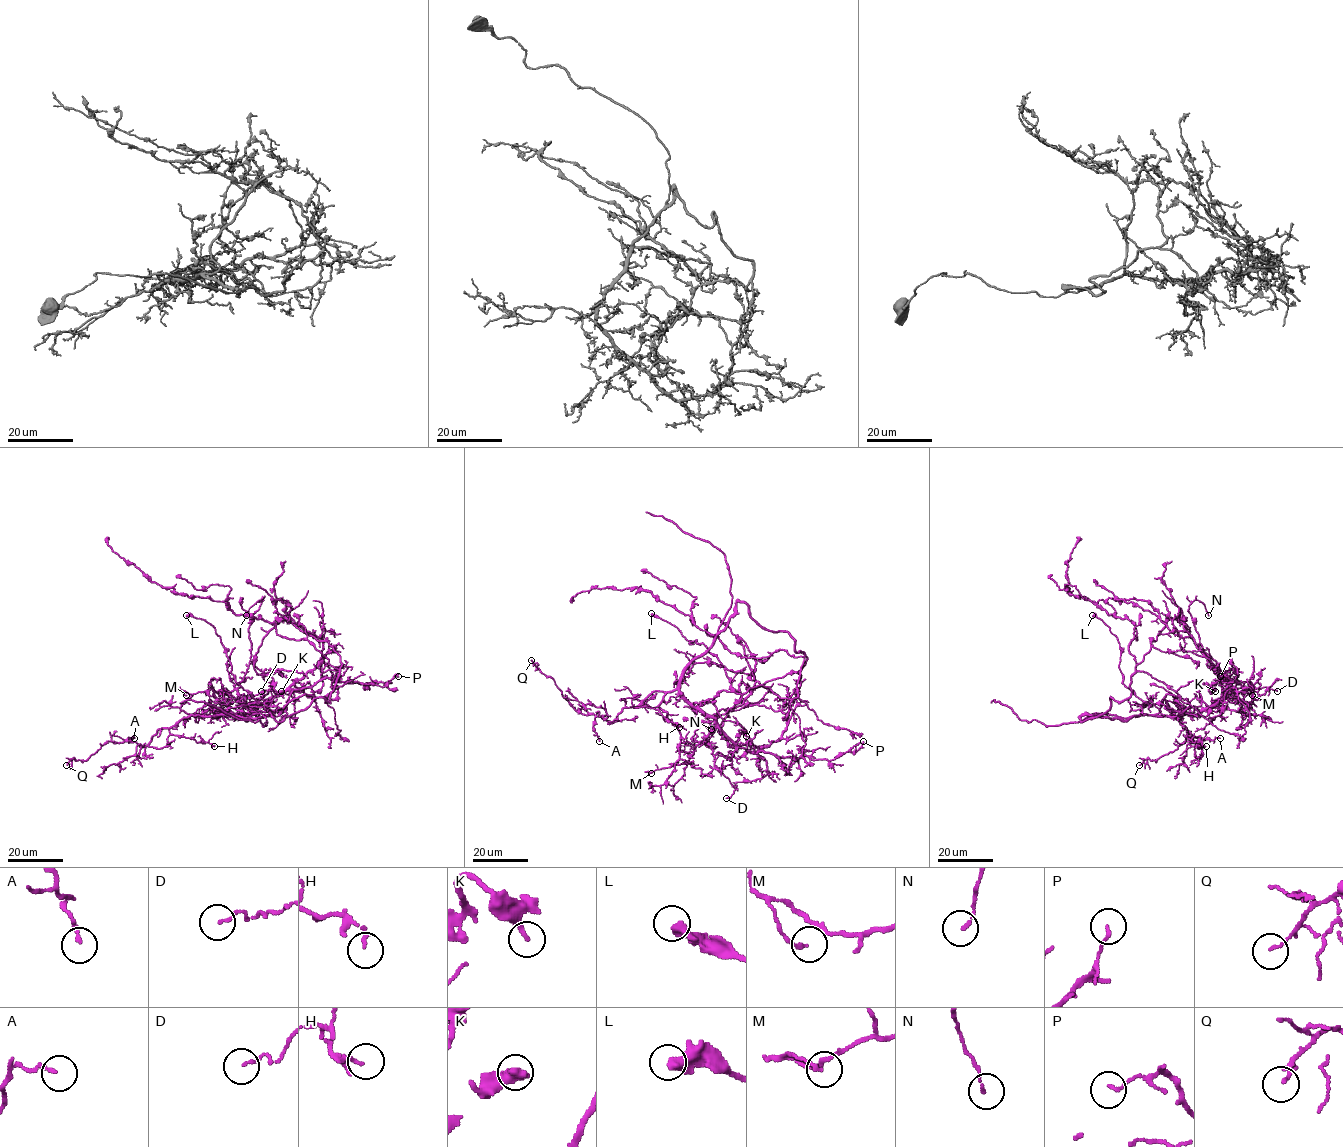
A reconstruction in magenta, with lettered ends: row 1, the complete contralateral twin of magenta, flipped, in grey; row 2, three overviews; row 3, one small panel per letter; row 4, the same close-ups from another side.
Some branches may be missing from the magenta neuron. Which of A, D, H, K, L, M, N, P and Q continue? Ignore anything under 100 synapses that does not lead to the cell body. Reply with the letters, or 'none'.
none

